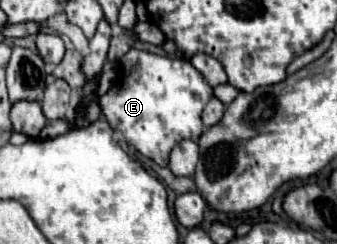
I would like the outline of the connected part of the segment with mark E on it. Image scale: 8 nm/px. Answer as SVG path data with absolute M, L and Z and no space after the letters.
M132 48L120 58L120 70L112 88L100 96L102 114L114 132L120 132L130 146L168 166L168 156L180 140L198 142L204 124L202 108L212 98L212 86L188 58L168 58Z

